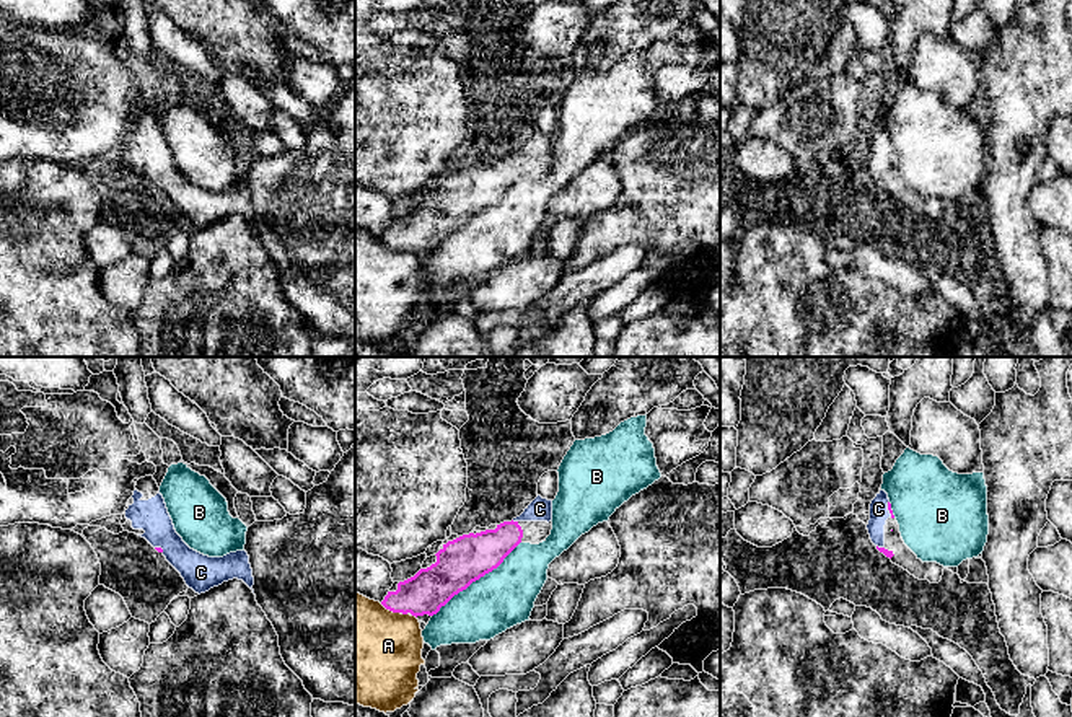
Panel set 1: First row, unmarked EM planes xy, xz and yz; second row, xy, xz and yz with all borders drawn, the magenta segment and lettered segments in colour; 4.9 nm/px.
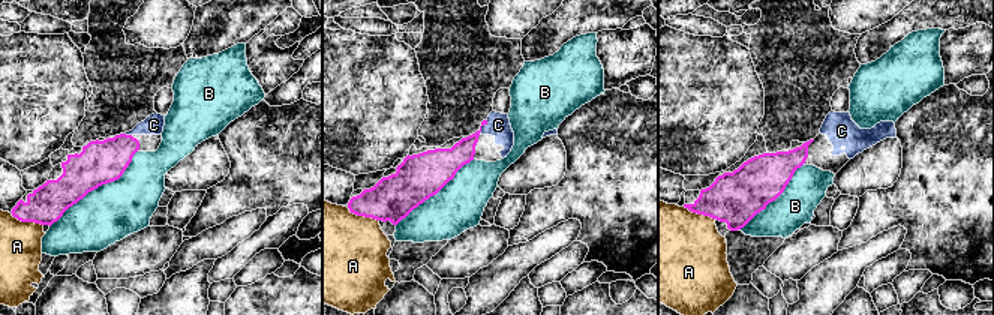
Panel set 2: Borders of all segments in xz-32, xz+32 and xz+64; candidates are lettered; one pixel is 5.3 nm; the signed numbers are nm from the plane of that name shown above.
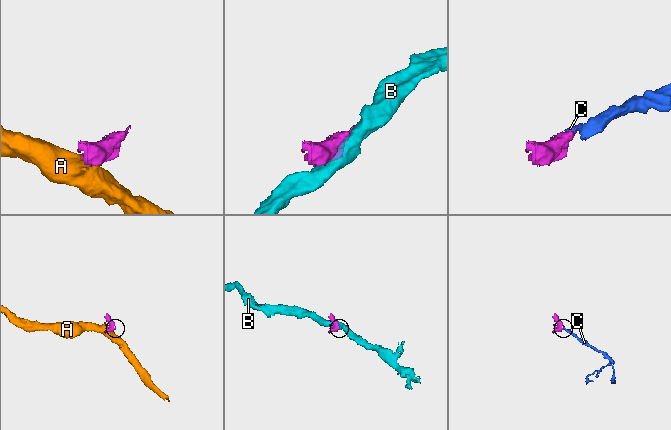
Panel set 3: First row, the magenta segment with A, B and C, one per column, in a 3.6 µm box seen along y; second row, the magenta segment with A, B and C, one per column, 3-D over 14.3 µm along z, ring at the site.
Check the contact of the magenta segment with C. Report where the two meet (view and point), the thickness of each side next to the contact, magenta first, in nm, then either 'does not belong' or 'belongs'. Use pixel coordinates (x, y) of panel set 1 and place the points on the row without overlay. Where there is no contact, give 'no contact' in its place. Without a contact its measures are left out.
meets magenta in xz at (515, 157); 200 nm thick on the magenta side, 110 nm on the other; belongs

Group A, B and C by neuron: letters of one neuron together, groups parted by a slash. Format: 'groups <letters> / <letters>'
groups A / B / C

